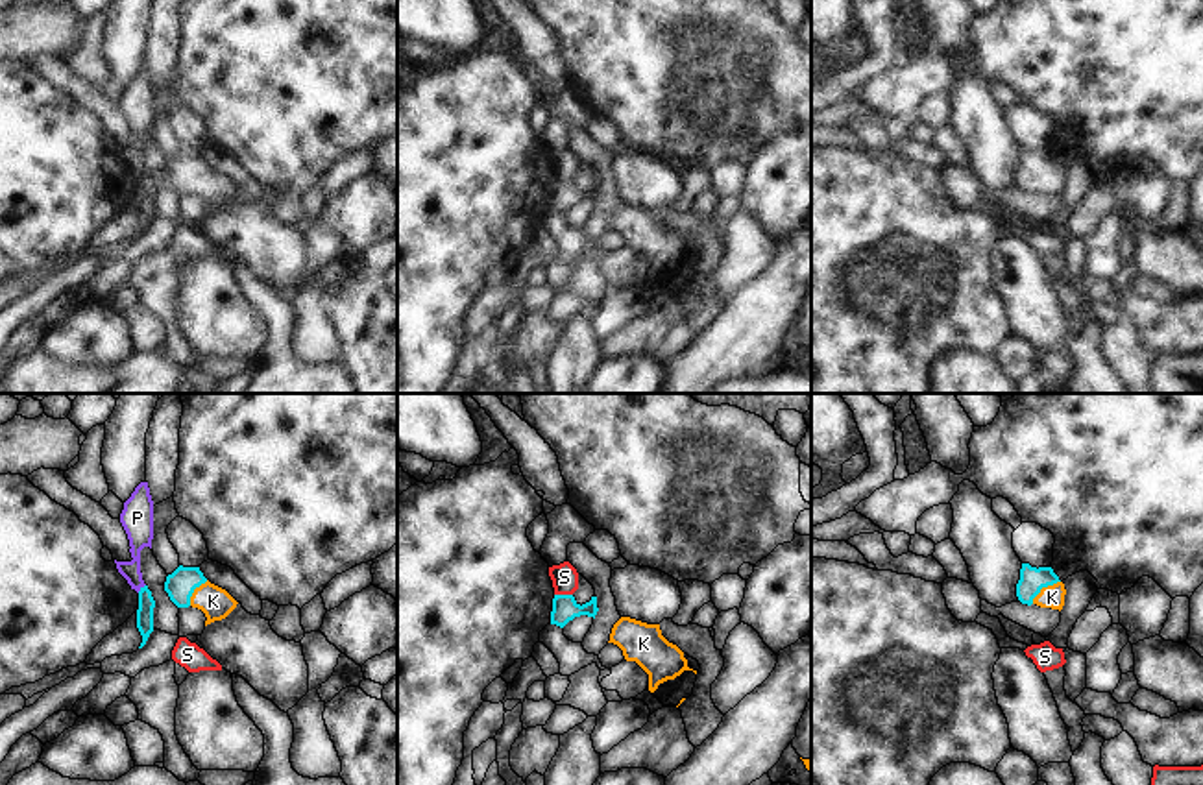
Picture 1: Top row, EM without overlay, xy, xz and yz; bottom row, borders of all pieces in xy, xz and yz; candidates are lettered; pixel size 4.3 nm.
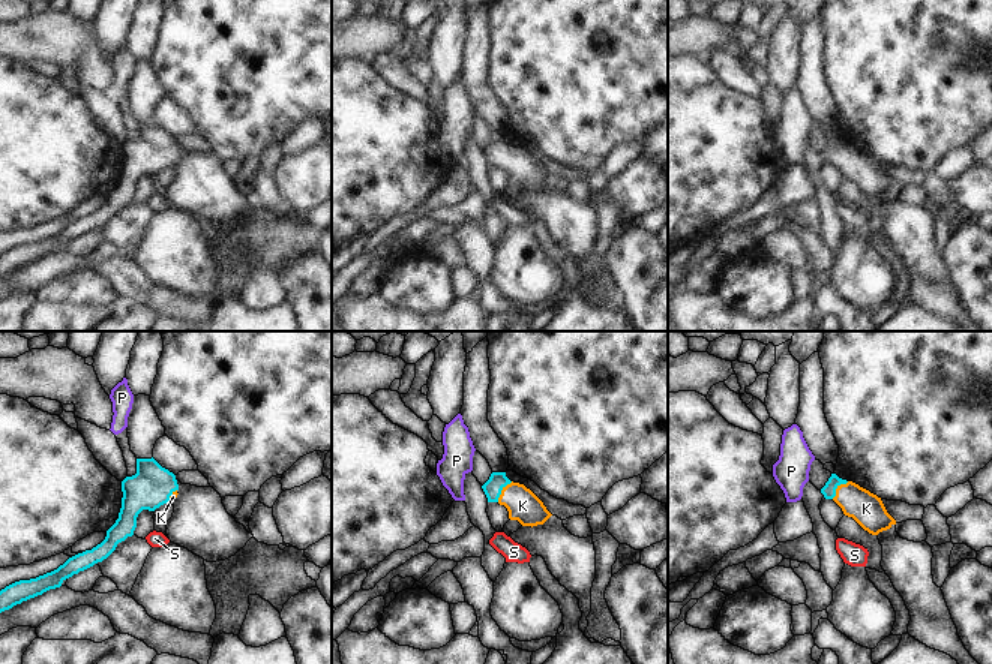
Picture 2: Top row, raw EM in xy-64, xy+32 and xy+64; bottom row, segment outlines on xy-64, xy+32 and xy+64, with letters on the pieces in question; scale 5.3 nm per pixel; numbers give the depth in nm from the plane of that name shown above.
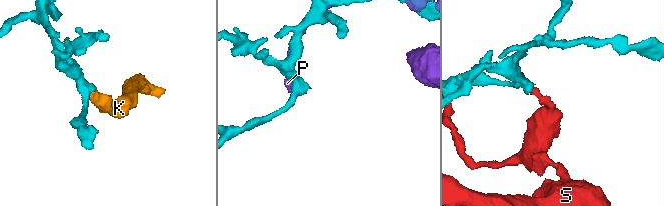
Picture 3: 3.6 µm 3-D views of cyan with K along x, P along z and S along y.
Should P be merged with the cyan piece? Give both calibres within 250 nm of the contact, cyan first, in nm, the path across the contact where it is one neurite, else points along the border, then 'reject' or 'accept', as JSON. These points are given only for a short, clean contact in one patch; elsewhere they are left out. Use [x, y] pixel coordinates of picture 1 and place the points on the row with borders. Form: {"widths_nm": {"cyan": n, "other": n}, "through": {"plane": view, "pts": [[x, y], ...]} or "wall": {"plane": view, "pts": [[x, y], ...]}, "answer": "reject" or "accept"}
{"widths_nm": {"cyan": 80, "other": 120}, "wall": {"plane": "xy", "pts": [[145, 584], [137, 591]]}, "answer": "reject"}

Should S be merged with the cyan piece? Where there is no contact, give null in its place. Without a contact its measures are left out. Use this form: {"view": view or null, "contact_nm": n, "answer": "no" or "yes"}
{"view": "xz", "contact_nm": 80, "answer": "no"}

